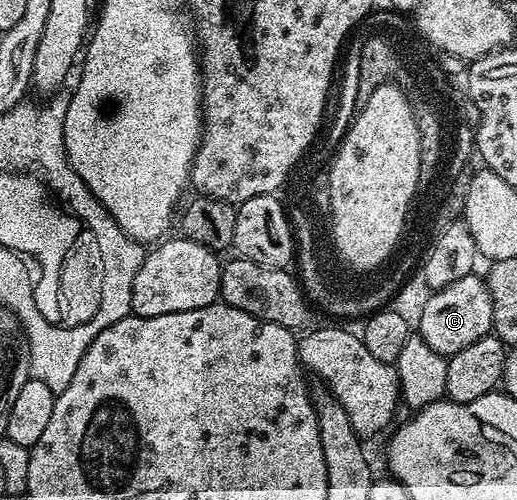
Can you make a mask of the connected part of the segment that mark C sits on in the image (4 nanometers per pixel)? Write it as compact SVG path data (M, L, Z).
M476 272L469 273L447 287L430 292L421 309L419 336L432 351L441 353L446 359L475 343L475 339L483 339L493 333L493 304L489 286L484 276L477 276Z

